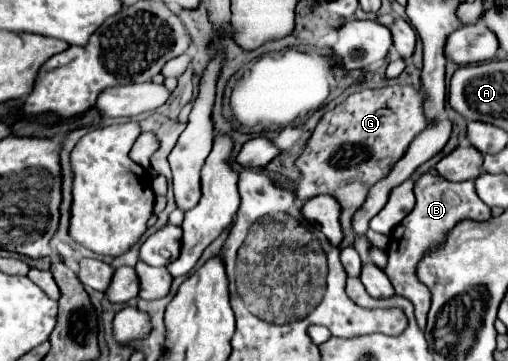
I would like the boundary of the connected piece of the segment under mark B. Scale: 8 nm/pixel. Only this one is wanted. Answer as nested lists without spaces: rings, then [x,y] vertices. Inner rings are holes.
[[[424,174],[416,181],[416,206],[414,210],[396,226],[396,230],[390,234],[390,244],[388,244],[388,266],[386,266],[386,274],[396,290],[396,294],[408,298],[414,304],[414,312],[416,312],[416,322],[418,326],[424,330],[426,326],[426,314],[430,308],[430,290],[426,288],[426,284],[422,284],[416,276],[416,268],[418,262],[430,252],[436,250],[440,244],[444,244],[446,234],[464,219],[471,219],[474,222],[484,222],[488,220],[490,208],[478,198],[476,190],[474,190],[474,182],[448,182],[439,175]]]

